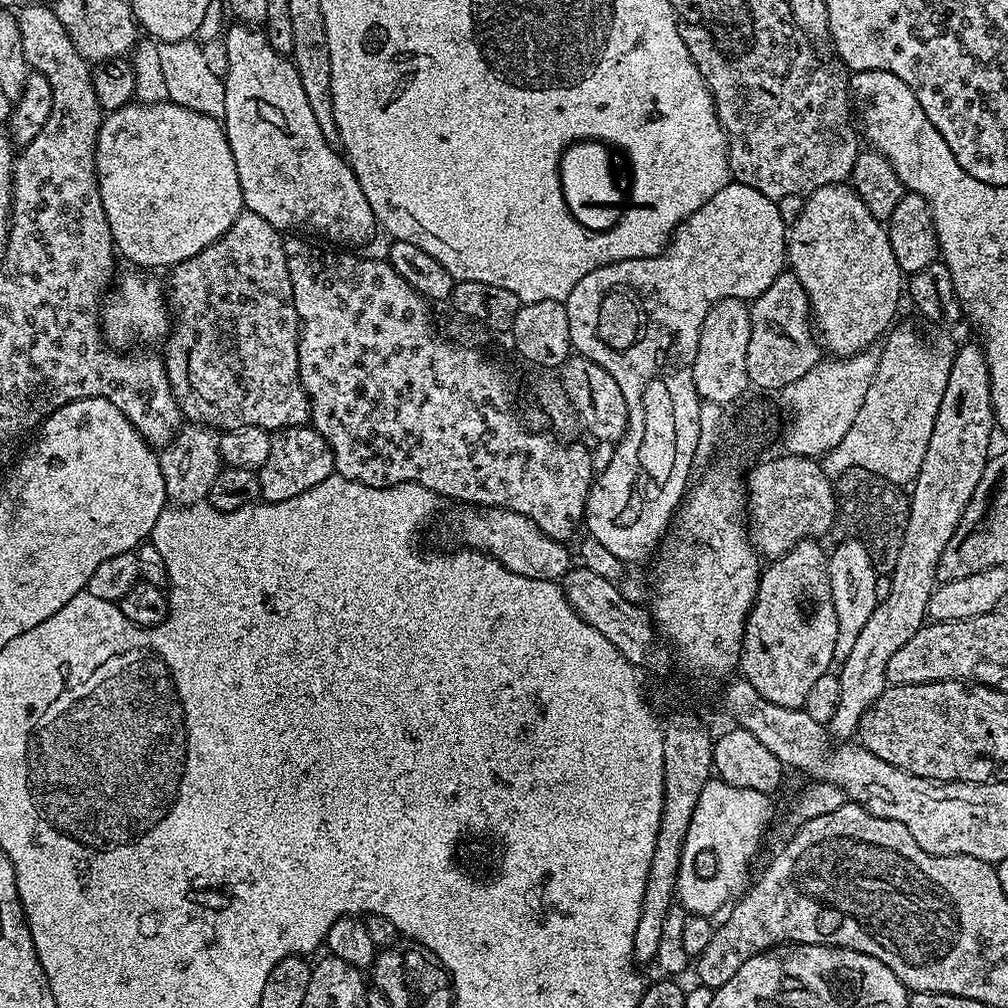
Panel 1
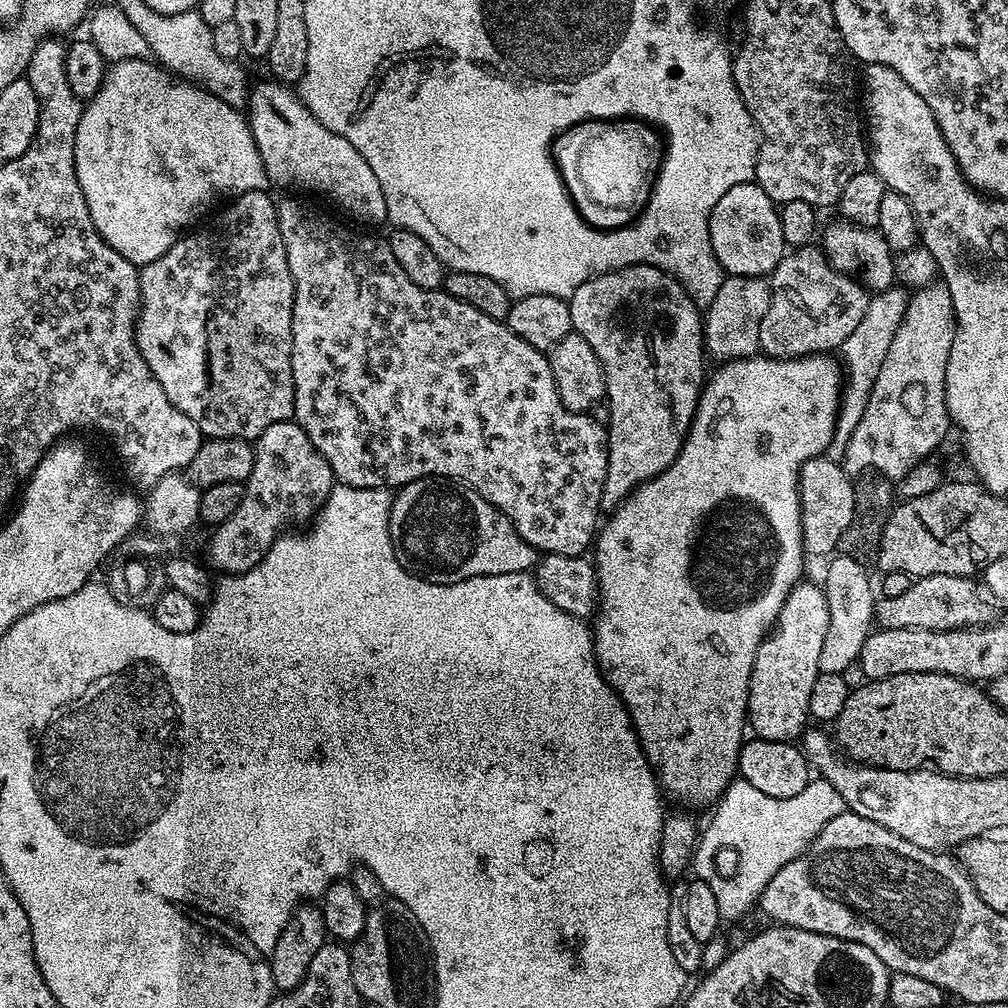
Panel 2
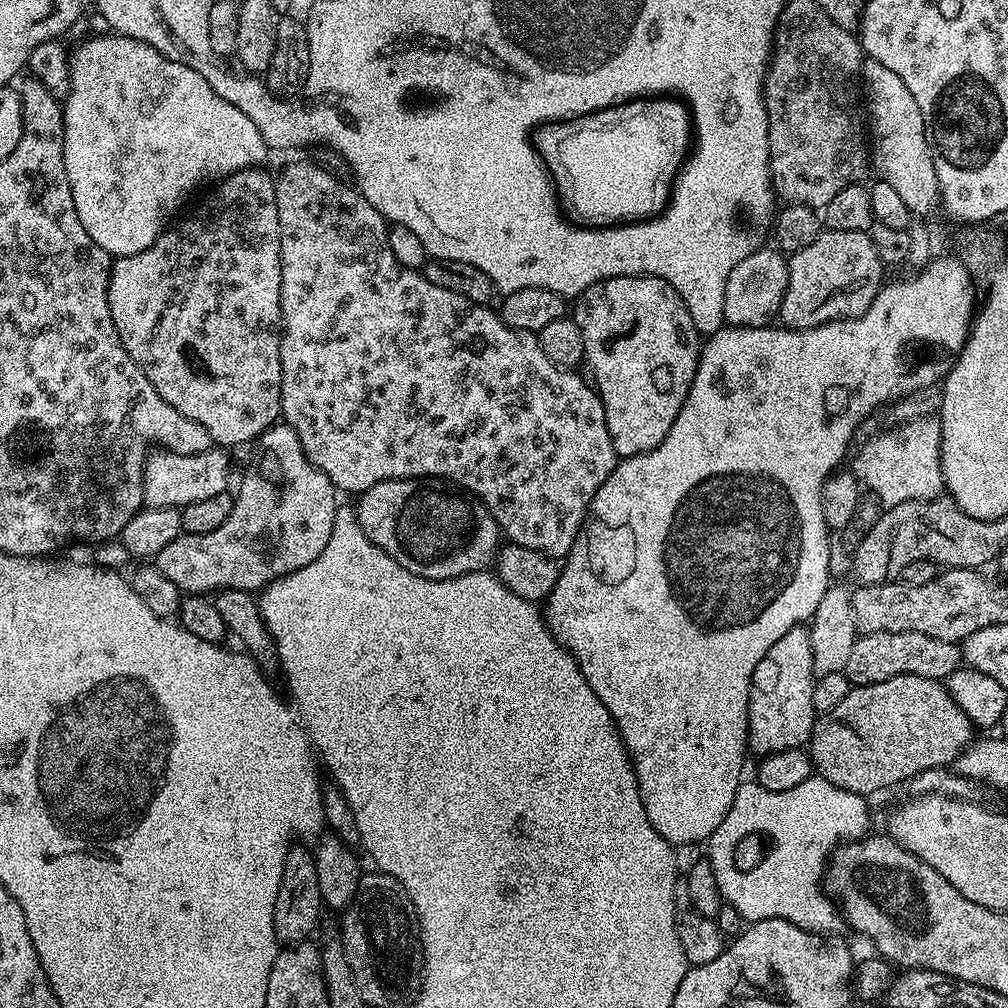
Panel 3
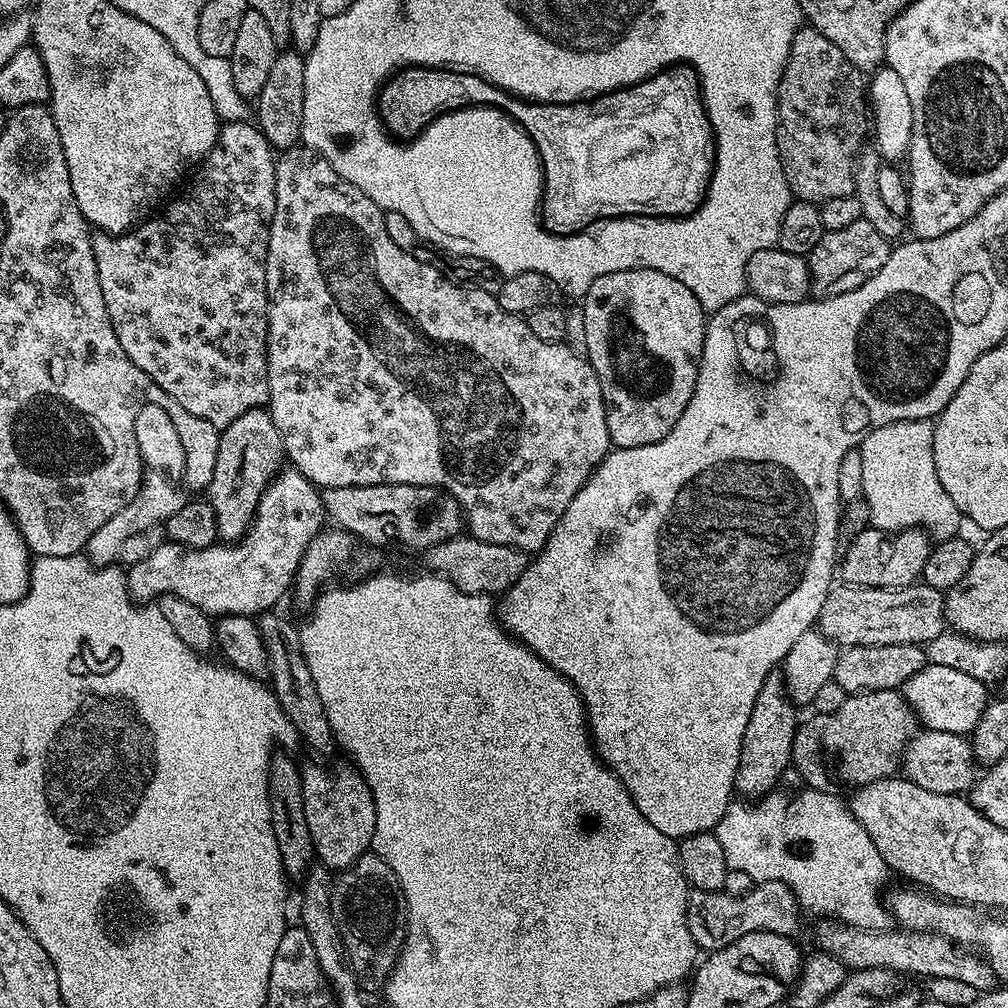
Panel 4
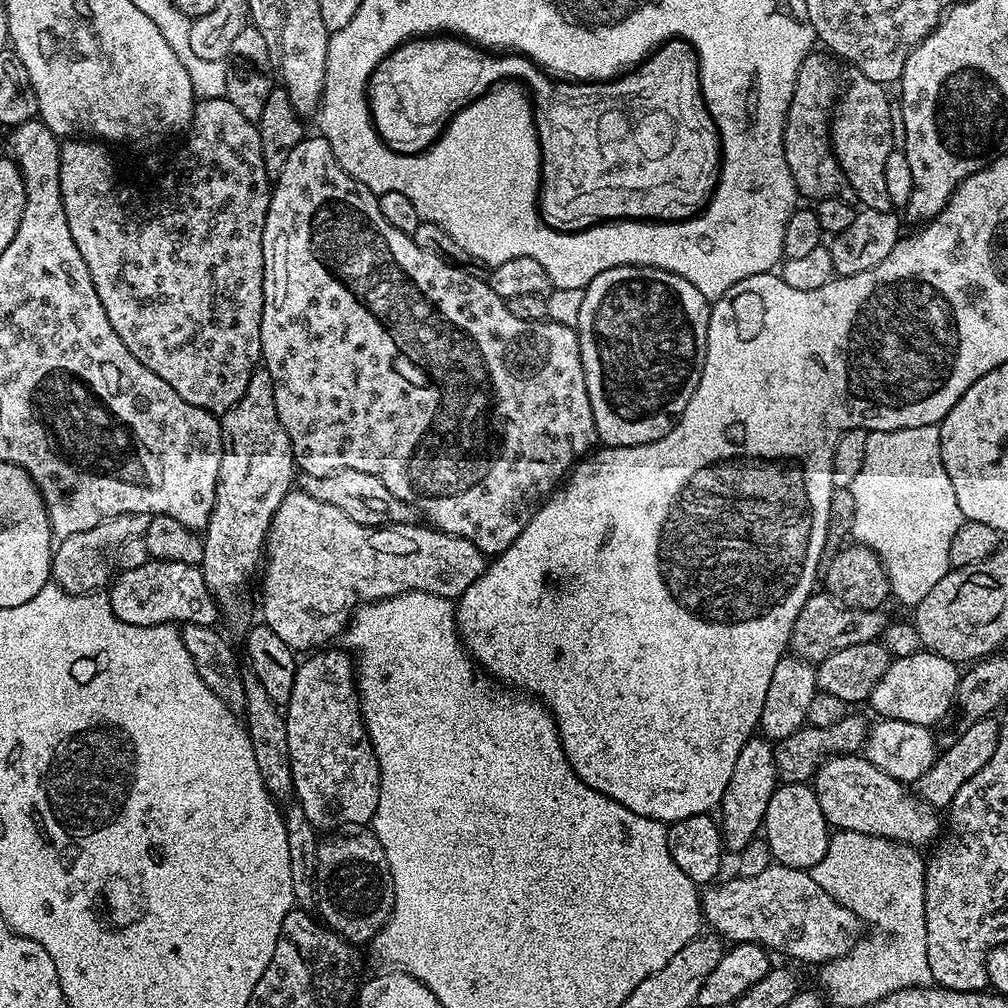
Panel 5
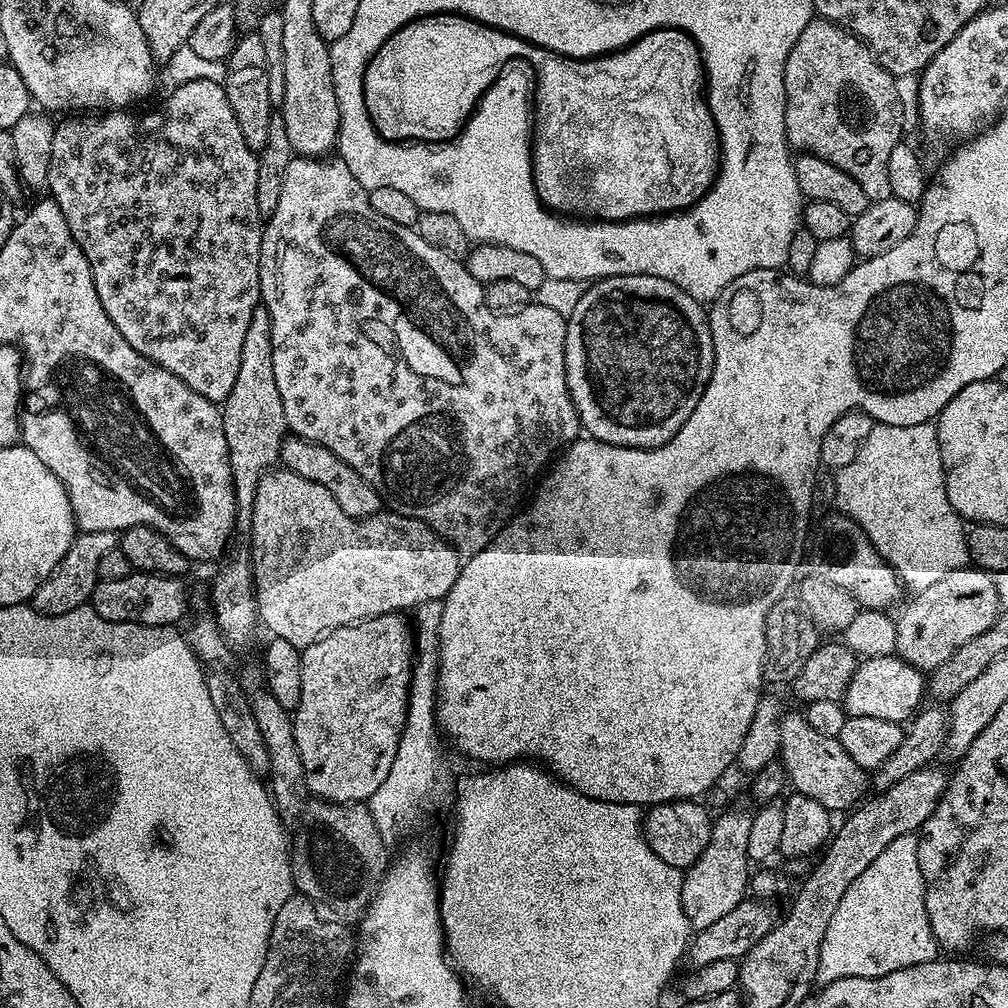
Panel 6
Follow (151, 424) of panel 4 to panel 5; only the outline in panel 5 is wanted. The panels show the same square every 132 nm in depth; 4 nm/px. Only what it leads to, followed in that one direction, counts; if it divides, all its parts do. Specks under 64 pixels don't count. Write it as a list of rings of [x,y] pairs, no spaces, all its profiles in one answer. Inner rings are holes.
[[[122,514],[98,522],[98,526],[90,526],[90,530],[82,530],[82,534],[63,537],[52,553],[51,579],[59,588],[75,596],[100,592],[113,579],[116,551],[120,543],[125,538],[143,536],[149,519],[146,514]]]

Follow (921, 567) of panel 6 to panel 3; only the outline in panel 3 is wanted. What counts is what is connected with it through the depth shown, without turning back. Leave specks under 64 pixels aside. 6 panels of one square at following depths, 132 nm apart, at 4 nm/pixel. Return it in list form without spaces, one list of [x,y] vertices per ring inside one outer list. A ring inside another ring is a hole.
[[[917,415],[895,425],[889,432],[880,432],[860,448],[856,461],[850,464],[856,479],[866,485],[867,491],[884,508],[892,508],[911,500],[934,500],[945,491],[944,475],[940,465],[942,430],[935,415]]]

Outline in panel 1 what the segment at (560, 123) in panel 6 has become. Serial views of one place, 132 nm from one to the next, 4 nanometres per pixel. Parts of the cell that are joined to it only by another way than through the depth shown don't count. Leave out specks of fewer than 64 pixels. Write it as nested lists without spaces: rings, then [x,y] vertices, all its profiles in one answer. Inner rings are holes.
[[[578,140],[566,148],[560,158],[560,185],[564,200],[572,212],[573,220],[589,232],[605,232],[607,228],[613,228],[620,221],[622,205],[626,200],[625,189],[624,192],[620,189],[612,173],[611,154],[609,145],[599,140]]]

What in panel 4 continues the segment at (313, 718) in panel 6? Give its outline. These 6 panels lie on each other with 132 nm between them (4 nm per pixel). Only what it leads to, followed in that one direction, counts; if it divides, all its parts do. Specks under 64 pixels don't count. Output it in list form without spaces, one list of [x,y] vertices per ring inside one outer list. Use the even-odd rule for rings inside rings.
[[[308,762],[302,768],[302,794],[306,806],[306,822],[310,826],[312,851],[315,859],[324,864],[329,870],[347,870],[353,862],[365,855],[372,848],[372,839],[376,829],[376,807],[370,786],[355,767],[336,768],[328,773],[327,767],[316,762]]]

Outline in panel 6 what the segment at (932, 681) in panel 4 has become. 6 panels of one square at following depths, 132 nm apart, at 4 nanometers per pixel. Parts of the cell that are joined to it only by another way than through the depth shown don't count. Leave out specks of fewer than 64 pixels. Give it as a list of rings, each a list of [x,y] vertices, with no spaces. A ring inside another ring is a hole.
[[[893,654],[861,659],[854,670],[854,678],[850,678],[850,686],[846,686],[842,703],[849,716],[882,718],[900,724],[921,707],[920,699],[925,699],[925,696],[925,673]]]

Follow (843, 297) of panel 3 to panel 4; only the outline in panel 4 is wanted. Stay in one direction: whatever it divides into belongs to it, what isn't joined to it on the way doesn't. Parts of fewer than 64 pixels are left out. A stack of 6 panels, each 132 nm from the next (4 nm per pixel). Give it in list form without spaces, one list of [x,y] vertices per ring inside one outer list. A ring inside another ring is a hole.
[[[863,218],[842,230],[825,231],[822,238],[818,238],[818,246],[814,246],[814,250],[810,250],[806,257],[812,279],[812,292],[823,298],[846,294],[862,286],[866,278],[882,270],[882,262],[886,262],[889,251],[890,241],[882,238],[882,234],[878,234],[878,230],[874,230],[874,226],[870,226],[870,222]]]

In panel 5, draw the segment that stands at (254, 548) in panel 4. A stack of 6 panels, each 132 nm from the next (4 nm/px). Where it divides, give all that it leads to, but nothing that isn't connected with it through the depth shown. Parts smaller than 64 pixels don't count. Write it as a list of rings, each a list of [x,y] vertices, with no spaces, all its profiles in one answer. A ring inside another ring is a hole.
[[[149,558],[135,570],[126,570],[111,581],[106,595],[114,614],[130,626],[158,626],[159,624],[215,625],[218,605],[206,586],[199,567],[186,562],[166,562]]]

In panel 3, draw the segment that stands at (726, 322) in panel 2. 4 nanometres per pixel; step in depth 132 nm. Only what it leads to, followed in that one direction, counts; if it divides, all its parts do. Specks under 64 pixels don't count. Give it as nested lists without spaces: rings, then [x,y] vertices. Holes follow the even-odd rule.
[[[757,247],[726,278],[725,321],[734,328],[767,328],[779,317],[782,298],[786,298],[788,262],[775,247]]]

